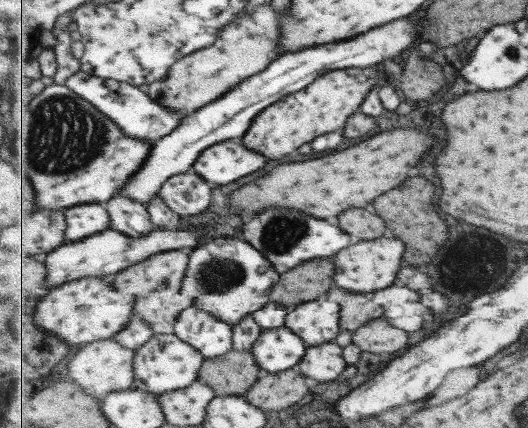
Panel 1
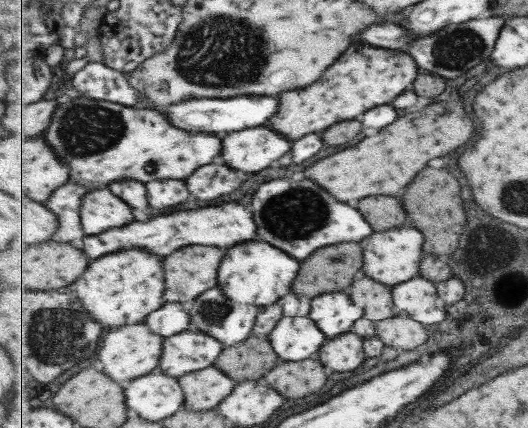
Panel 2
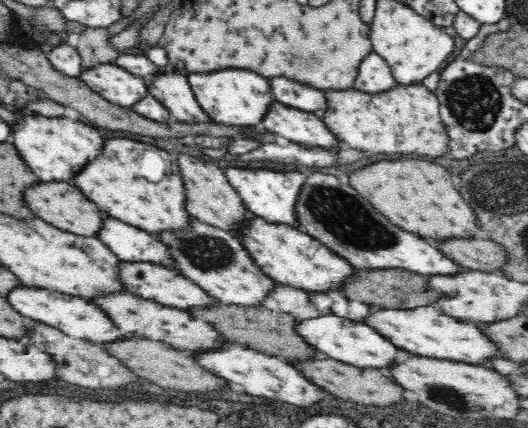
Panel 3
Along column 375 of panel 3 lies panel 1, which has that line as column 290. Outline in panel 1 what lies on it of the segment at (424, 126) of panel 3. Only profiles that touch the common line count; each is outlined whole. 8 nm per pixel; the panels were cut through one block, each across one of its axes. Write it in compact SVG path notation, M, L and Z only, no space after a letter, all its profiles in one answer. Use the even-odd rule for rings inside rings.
M376 66L332 70L318 77L306 89L281 98L279 102L263 110L254 120L249 134L241 139L243 145L251 146L251 150L259 150L269 158L283 158L303 144L315 140L317 136L343 130L347 120L360 112L365 98L373 88L381 88L388 84L385 72L379 72Z

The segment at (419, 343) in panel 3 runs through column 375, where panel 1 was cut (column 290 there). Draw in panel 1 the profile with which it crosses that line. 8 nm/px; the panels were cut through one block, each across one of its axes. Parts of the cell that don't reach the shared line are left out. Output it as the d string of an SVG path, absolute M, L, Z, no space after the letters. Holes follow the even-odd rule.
M314 300L289 311L285 325L291 327L307 346L335 341L341 332L341 305L333 300Z

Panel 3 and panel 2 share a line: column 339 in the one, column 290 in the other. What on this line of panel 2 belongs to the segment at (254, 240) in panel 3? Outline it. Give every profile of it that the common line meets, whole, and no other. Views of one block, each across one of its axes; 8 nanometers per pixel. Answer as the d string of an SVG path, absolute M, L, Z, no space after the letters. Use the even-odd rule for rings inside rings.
M259 239L241 242L226 249L226 258L219 268L218 286L231 301L268 307L292 292L301 264L302 261L273 243Z

